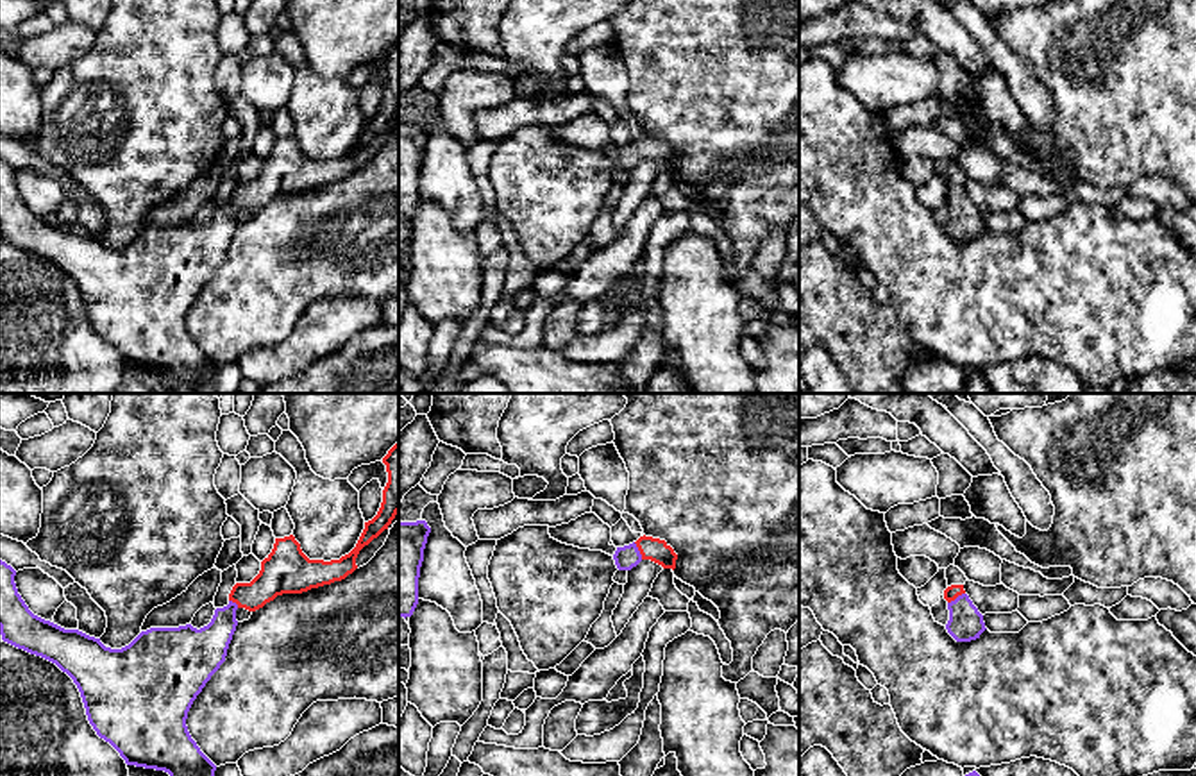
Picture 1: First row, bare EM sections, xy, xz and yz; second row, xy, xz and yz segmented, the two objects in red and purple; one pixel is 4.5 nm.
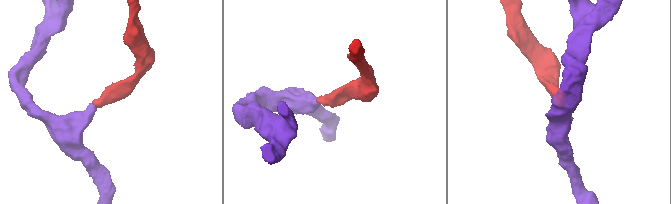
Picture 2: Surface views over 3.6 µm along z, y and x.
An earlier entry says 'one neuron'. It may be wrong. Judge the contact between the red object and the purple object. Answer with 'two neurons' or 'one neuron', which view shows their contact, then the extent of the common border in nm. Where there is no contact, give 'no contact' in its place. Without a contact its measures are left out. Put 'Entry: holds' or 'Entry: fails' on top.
Entry: holds
one neuron | xz | 90 nm

